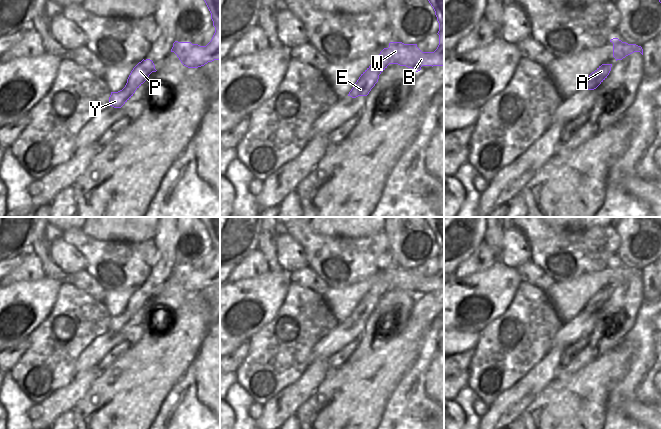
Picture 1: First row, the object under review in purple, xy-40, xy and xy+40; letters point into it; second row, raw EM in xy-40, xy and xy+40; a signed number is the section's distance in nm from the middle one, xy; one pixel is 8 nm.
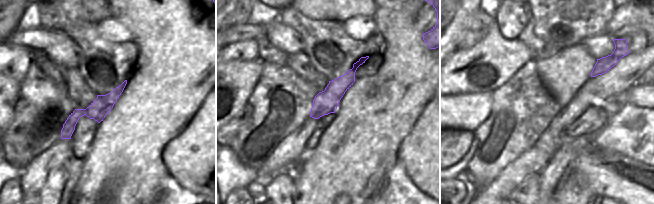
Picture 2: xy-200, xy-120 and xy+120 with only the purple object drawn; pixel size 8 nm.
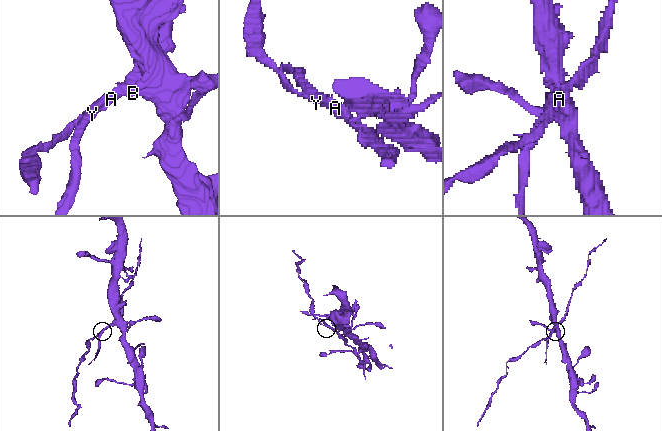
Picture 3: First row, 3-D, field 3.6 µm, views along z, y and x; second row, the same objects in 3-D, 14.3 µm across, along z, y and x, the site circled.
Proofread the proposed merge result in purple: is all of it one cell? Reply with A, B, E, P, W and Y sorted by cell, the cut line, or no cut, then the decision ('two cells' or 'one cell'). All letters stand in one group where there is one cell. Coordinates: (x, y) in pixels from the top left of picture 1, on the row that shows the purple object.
groups A E P Y / B W; cut xy (379, 54), (389, 63); two cells

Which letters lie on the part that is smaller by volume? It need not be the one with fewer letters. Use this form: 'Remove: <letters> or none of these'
Remove: A, E, P, Y

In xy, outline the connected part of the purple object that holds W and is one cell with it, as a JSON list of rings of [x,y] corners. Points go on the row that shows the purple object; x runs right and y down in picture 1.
[[[428,0],[435,11],[439,23],[439,45],[434,52],[422,52],[417,44],[390,42],[380,55],[389,61],[389,64],[398,64],[412,68],[416,72],[422,66],[444,66],[444,0]]]

